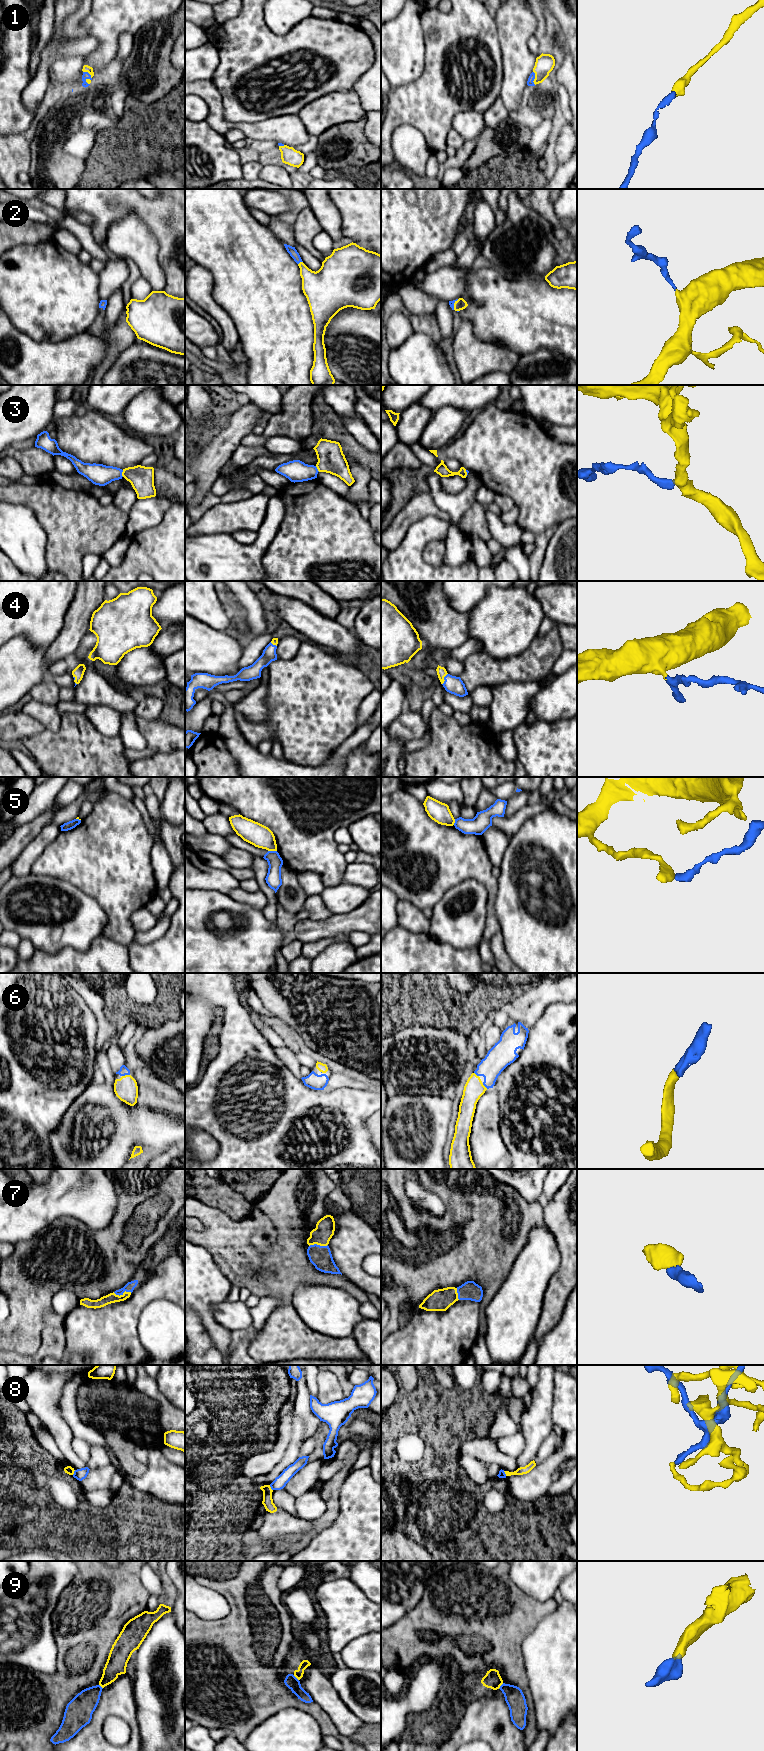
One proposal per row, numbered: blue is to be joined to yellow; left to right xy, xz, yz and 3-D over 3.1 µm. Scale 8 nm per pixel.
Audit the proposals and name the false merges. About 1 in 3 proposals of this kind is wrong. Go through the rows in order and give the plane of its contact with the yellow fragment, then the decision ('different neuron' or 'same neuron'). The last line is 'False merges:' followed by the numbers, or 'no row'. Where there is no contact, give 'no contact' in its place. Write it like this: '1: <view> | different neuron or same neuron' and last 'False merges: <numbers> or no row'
1: xy | same neuron
2: xz | same neuron
3: xy | different neuron
4: yz | same neuron
5: xz | different neuron
6: xy | same neuron
7: xy | same neuron
8: xz | different neuron
9: yz | same neuron
False merges: 3, 5, 8

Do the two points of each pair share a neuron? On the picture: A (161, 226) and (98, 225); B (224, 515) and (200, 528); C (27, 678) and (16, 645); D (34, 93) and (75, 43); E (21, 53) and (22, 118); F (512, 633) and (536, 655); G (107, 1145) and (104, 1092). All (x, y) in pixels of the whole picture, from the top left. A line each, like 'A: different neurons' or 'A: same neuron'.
A: same neuron
B: same neuron
C: same neuron
D: same neuron
E: same neuron
F: different neurons
G: same neuron

